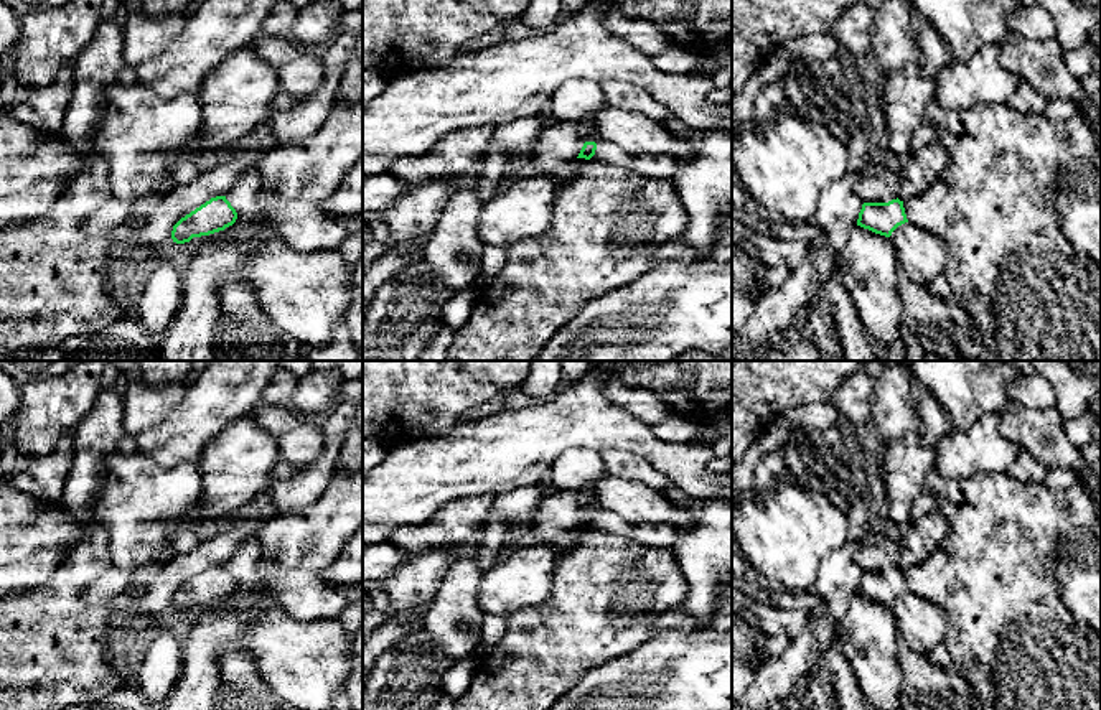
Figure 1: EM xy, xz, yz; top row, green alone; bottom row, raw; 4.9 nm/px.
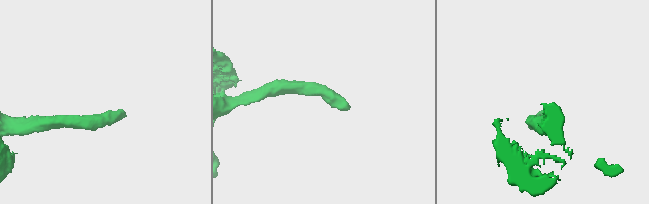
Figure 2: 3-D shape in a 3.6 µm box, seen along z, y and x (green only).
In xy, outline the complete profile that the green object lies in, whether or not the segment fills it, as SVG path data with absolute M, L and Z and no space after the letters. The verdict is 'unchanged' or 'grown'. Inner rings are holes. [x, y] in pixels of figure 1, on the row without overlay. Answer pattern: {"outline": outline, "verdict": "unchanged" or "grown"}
{"outline": "M216 565L181 586L171 600L176 613L190 611L193 606L209 605L232 595L237 588L236 578L226 565Z", "verdict": "unchanged"}

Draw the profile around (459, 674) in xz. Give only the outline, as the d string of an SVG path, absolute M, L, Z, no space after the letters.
M465 659L447 666L440 697L458 700L468 689L476 669L476 659Z

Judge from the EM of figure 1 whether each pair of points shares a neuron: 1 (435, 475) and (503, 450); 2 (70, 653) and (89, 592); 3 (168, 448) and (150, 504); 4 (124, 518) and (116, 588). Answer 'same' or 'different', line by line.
1: same
2: different
3: different
4: different

